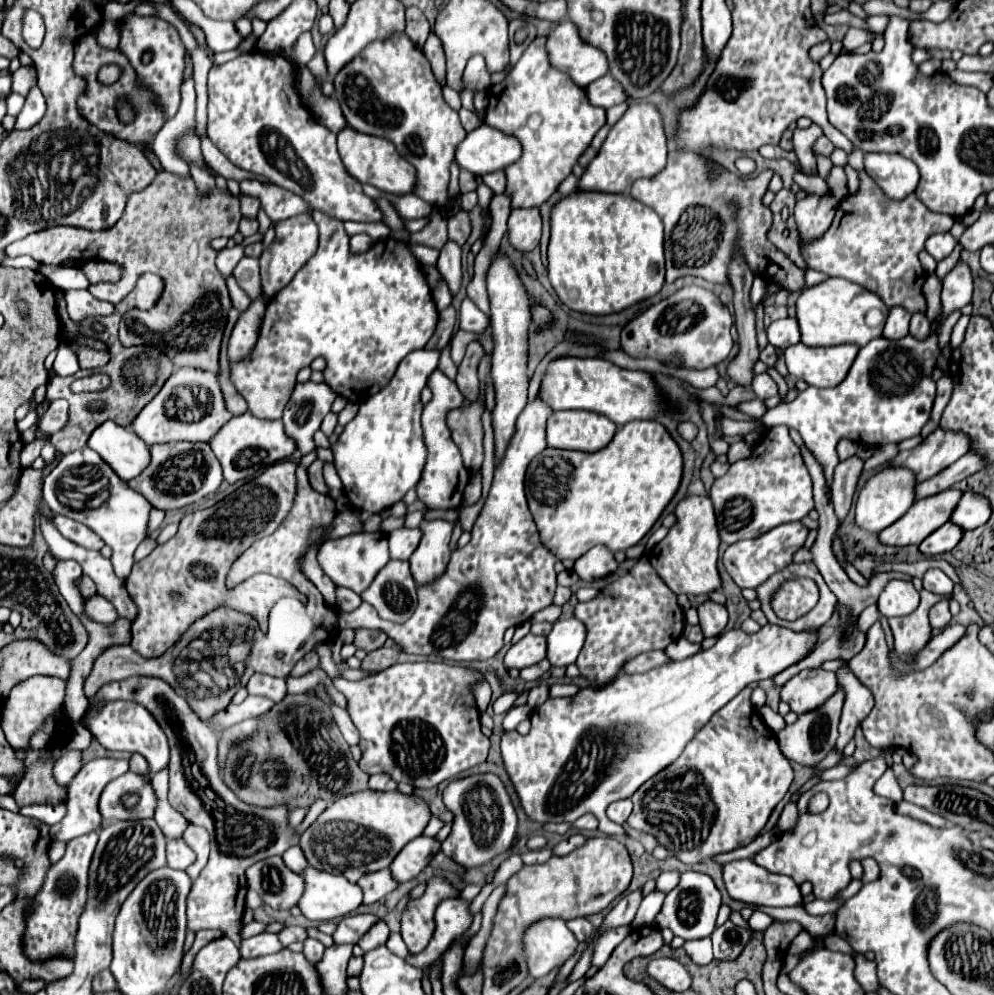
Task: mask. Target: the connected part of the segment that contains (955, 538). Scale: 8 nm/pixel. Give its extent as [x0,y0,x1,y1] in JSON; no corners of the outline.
[919,522,963,556]

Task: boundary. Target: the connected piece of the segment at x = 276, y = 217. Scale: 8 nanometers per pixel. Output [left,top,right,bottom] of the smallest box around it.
[239,178,311,222]

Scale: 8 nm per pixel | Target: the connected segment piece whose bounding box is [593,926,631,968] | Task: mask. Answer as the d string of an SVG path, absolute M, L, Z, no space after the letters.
M619 926L619 928L611 928L611 930L605 930L595 946L595 952L593 952L593 966L601 968L607 958L611 956L611 952L615 950L615 946L629 934L629 926Z

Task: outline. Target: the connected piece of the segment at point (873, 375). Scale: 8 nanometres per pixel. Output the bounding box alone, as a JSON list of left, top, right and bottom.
[721,264,973,488]

